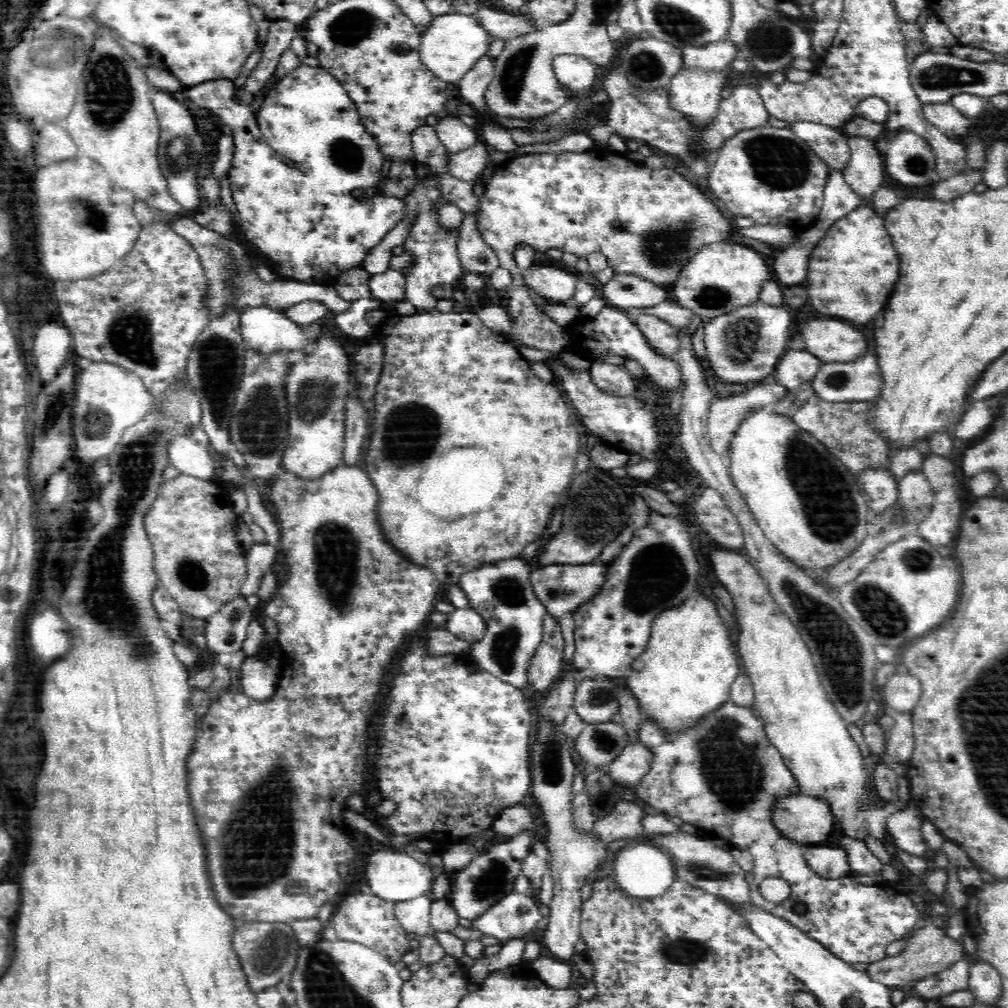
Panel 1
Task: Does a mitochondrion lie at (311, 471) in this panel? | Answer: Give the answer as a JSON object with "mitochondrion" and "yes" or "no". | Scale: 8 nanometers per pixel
{"mitochondrion":"no"}

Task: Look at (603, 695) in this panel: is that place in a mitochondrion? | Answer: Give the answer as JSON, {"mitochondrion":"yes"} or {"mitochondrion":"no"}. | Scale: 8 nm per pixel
{"mitochondrion":"yes"}

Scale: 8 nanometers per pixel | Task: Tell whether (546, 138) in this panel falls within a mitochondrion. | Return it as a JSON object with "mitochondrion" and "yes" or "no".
{"mitochondrion":"no"}

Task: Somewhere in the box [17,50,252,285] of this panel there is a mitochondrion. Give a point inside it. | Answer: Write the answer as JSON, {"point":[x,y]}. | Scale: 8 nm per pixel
{"point":[108,93]}

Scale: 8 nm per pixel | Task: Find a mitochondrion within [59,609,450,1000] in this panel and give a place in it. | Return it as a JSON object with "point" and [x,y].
{"point":[262,830]}

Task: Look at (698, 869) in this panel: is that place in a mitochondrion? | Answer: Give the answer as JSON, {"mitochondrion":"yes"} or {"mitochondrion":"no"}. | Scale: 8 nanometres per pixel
{"mitochondrion":"yes"}

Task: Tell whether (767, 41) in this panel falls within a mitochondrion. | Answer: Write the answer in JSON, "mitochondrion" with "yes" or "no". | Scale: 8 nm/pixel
{"mitochondrion":"yes"}

